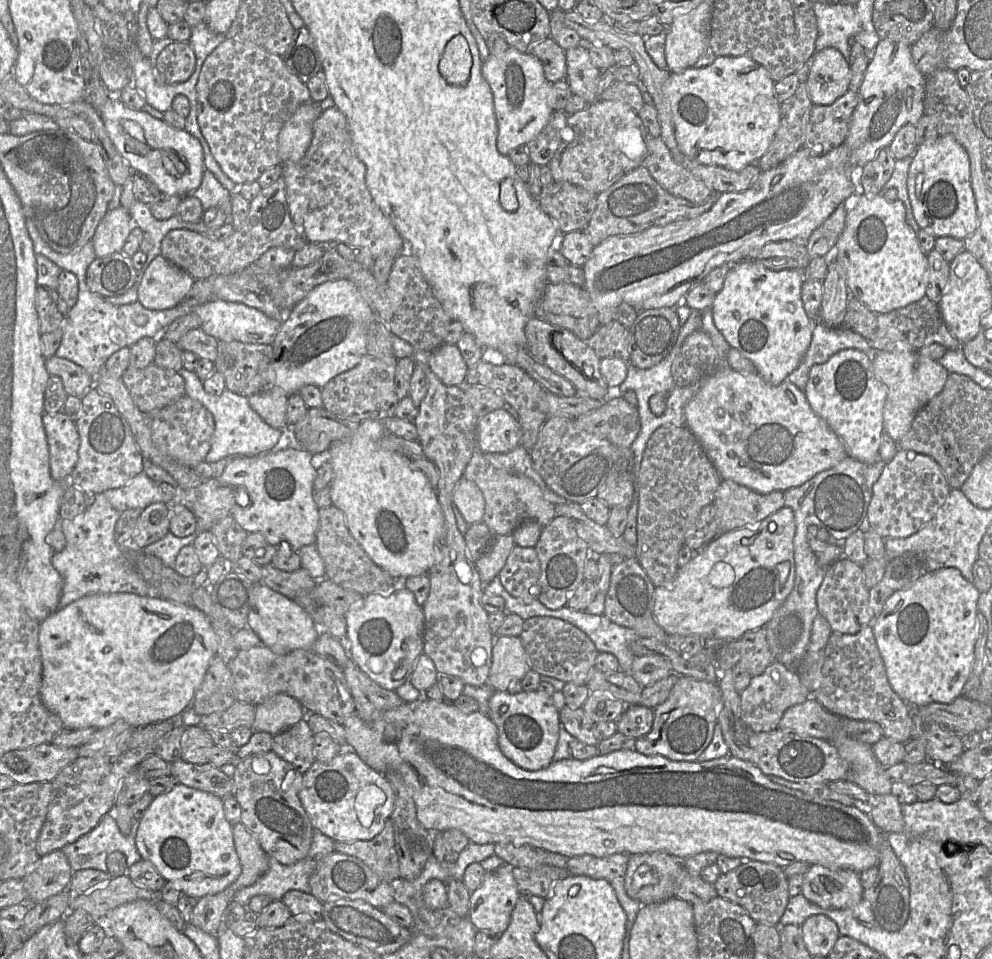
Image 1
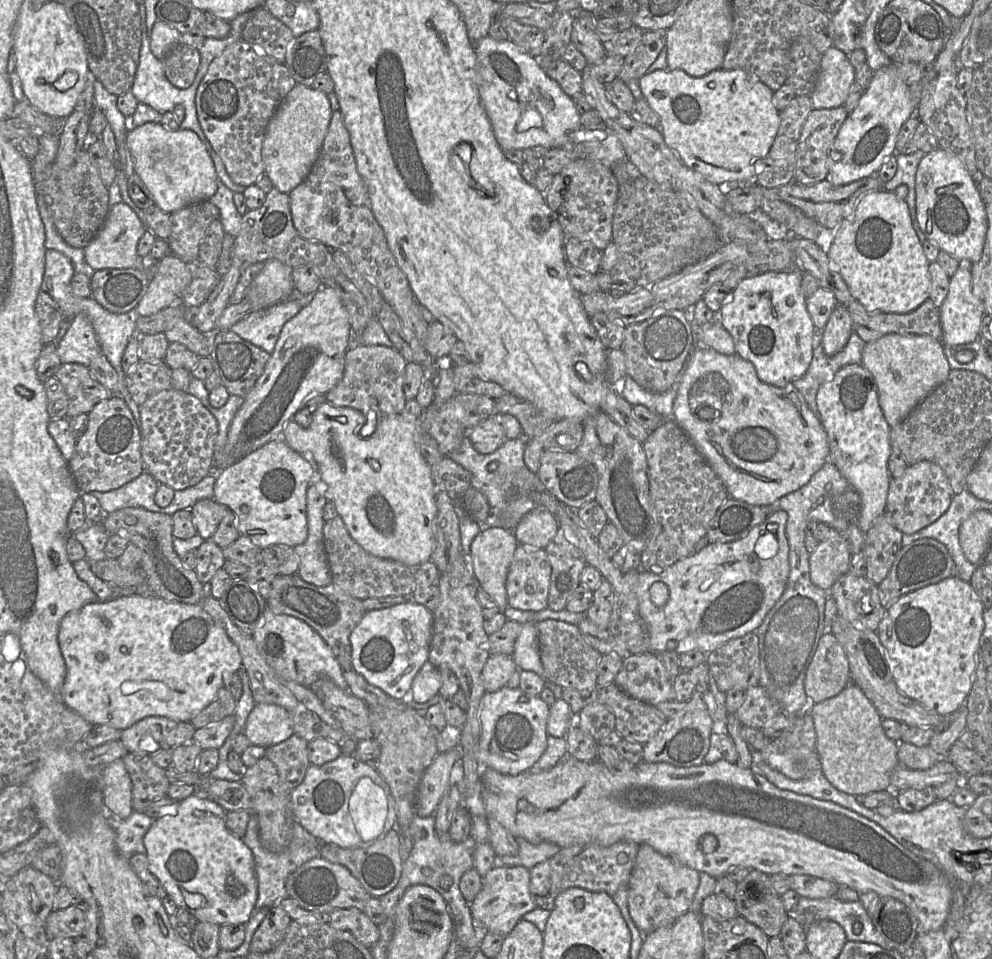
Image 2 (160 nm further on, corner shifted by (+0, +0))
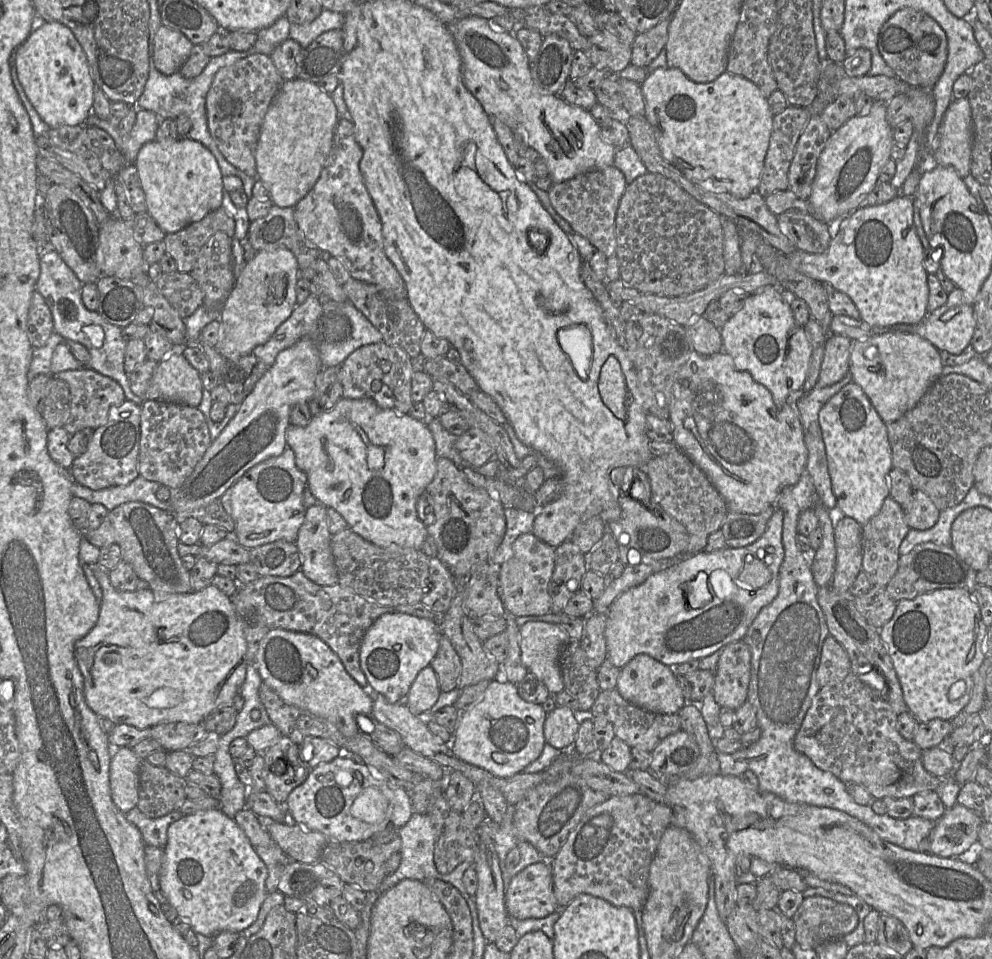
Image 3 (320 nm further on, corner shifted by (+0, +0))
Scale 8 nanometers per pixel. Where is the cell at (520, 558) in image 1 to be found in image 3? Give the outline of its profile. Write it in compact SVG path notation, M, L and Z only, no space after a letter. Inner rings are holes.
M532 532L520 535L512 545L509 557L501 564L499 596L506 611L515 617L541 616L551 613L548 585L555 567L555 548Z

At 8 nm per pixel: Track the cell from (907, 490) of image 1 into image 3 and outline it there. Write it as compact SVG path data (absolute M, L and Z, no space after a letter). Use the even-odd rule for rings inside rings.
M914 490L911 501L904 509L904 514L908 527L926 530L936 524L940 510L924 492Z

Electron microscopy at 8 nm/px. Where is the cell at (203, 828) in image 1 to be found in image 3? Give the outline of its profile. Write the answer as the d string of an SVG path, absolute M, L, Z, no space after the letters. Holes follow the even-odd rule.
M221 809L200 810L173 822L167 836L159 879L162 892L178 916L185 919L195 933L212 938L222 931L240 933L251 926L267 897L268 869L235 820Z

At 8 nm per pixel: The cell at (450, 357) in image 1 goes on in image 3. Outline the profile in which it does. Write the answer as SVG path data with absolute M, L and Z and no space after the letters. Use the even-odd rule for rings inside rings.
M342 397L331 410L312 416L307 426L290 425L286 431L286 442L289 448L294 451L296 466L307 476L307 486L313 496L327 508L331 507L338 511L347 522L348 528L353 532L382 548L399 546L401 548L422 550L422 545L428 537L428 531L427 526L418 516L417 503L434 479L438 458L434 438L424 421L417 420L410 414L400 414L393 409L383 409L372 399L348 399Z

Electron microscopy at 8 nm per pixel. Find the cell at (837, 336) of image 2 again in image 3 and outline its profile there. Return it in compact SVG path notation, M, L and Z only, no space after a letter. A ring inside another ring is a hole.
M838 334L827 336L820 374L815 387L831 386L848 373L851 345L852 340L846 336Z

